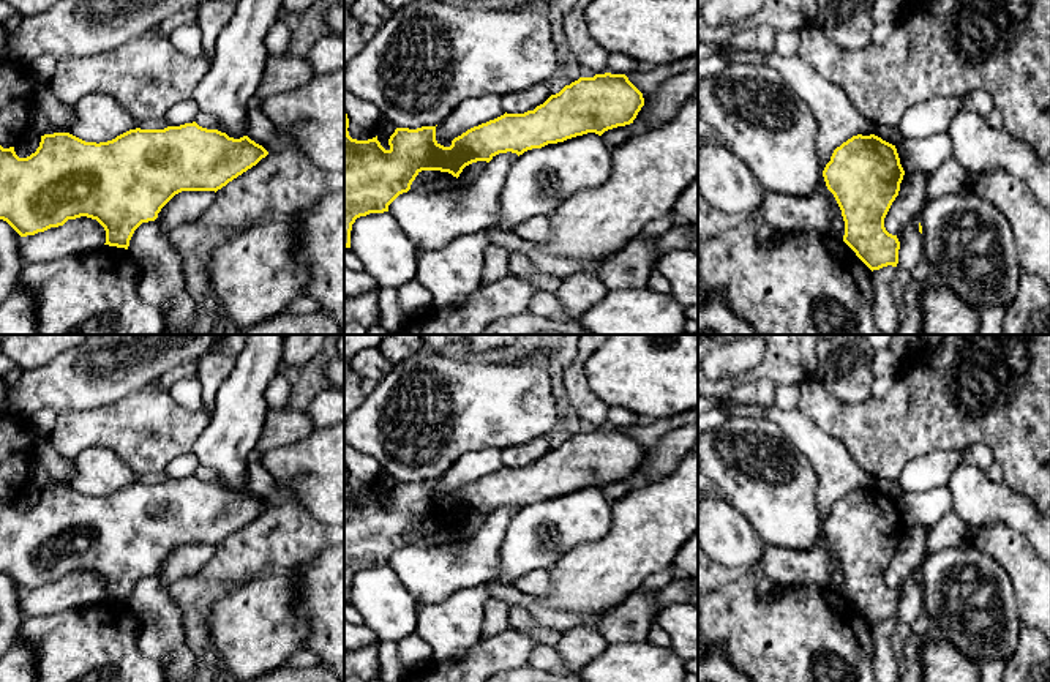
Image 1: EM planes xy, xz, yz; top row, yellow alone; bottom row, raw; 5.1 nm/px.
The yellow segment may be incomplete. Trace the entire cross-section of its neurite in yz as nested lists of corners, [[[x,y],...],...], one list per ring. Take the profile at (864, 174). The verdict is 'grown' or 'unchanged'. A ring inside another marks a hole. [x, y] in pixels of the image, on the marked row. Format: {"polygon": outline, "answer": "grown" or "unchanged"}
{"polygon": [[[857,134],[843,142],[823,170],[842,210],[843,242],[872,272],[898,264],[900,242],[886,230],[884,218],[903,175],[895,145],[875,134]]], "answer": "unchanged"}

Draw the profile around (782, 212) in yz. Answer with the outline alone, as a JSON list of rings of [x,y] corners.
[[[764,189],[759,219],[775,230],[815,229],[835,234],[834,213],[821,191],[797,197]]]

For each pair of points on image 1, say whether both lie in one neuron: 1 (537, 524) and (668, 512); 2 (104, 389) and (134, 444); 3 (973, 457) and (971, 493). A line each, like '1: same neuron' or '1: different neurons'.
1: different neurons
2: different neurons
3: different neurons

